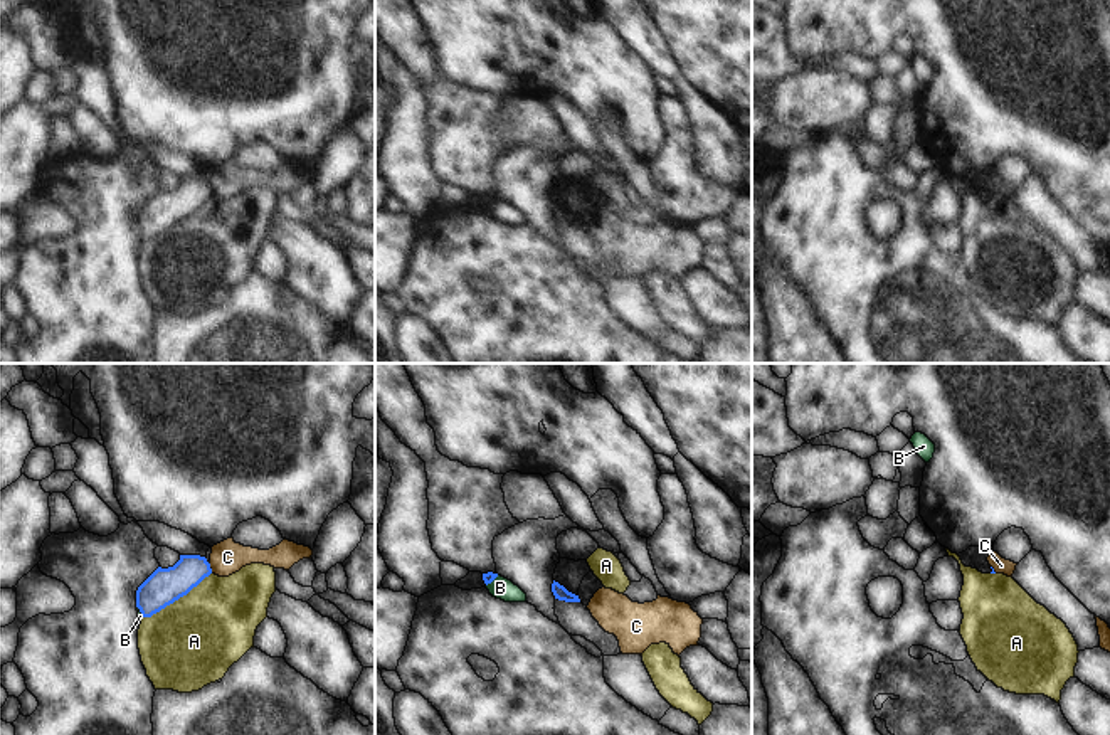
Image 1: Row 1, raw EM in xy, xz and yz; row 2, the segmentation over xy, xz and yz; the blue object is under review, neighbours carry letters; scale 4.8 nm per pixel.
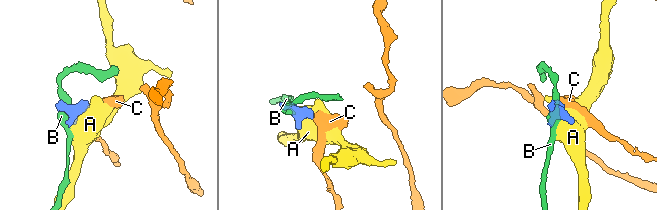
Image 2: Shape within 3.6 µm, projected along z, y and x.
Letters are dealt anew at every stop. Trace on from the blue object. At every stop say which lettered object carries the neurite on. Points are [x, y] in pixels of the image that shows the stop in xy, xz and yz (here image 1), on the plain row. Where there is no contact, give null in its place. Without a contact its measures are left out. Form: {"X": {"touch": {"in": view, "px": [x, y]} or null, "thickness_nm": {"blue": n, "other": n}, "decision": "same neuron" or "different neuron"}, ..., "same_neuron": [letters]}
{"A": {"touch": {"in": "xy", "px": [177, 222]}, "thickness_nm": {"blue": 170, "other": 420}, "decision": "different neuron"}, "B": {"touch": {"in": "xz", "px": [491, 204]}, "thickness_nm": {"blue": 50, "other": 100}, "decision": "different neuron"}, "C": {"touch": {"in": "xy", "px": [209, 190]}, "thickness_nm": {"blue": 170, "other": 160}, "decision": "different neuron"}, "same_neuron": []}

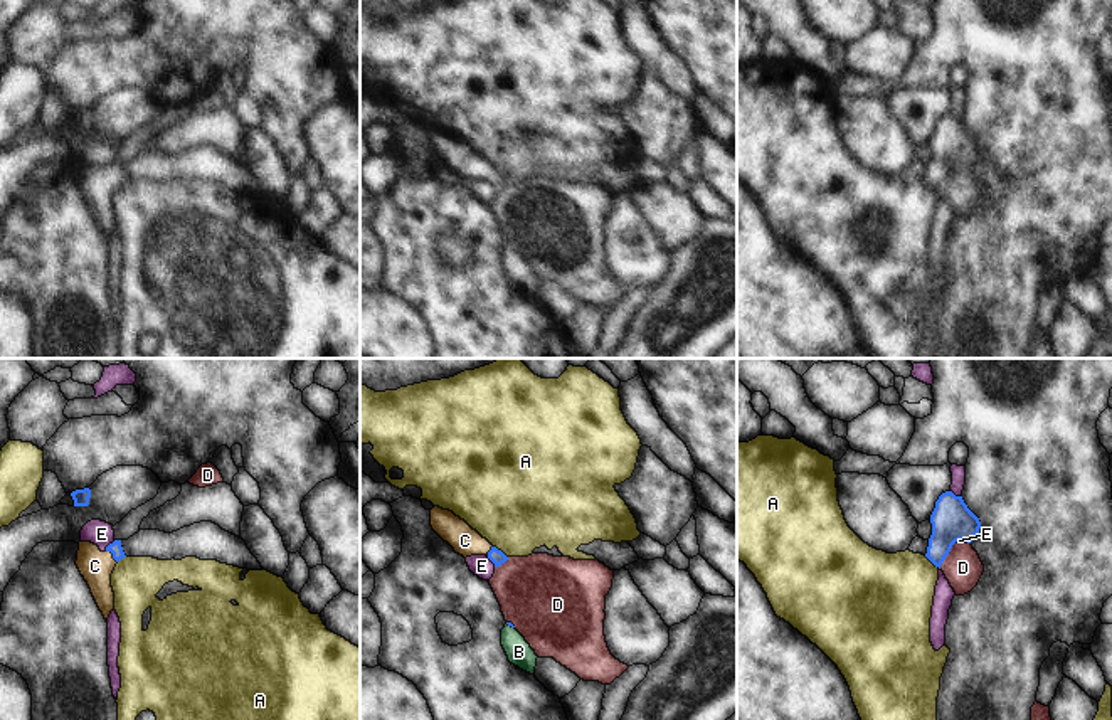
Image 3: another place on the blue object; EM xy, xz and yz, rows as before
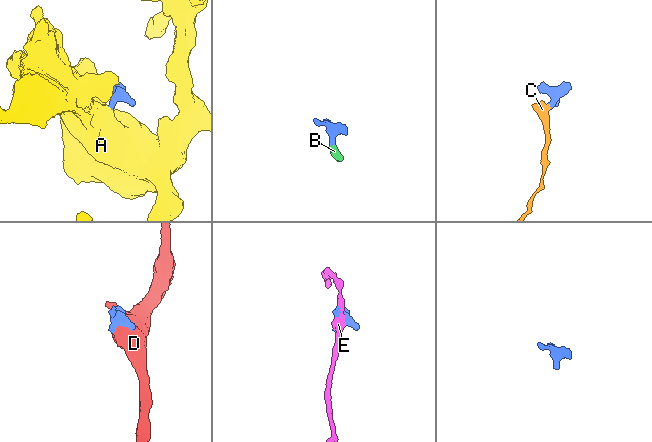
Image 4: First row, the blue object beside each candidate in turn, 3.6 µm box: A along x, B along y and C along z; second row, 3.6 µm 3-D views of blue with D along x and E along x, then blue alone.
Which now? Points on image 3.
{"A": {"touch": {"in": "xz", "px": [500, 174]}, "thickness_nm": {"blue": 70, "other": 480}, "decision": "different neuron"}, "B": {"touch": {"in": "xz", "px": [510, 248]}, "thickness_nm": {"blue": 20, "other": 120}, "decision": "same neuron"}, "C": {"touch": {"in": "xy", "px": [113, 179]}, "thickness_nm": {"blue": 60, "other": 160}, "decision": "same neuron"}, "D": {"touch": {"in": "yz", "px": [947, 177]}, "thickness_nm": {"blue": 190, "other": 190}, "decision": "different neuron"}, "E": {"touch": {"in": "xy", "px": [108, 169]}, "thickness_nm": {"blue": 60, "other": 120}, "decision": "different neuron"}, "same_neuron": ["B", "C"]}

